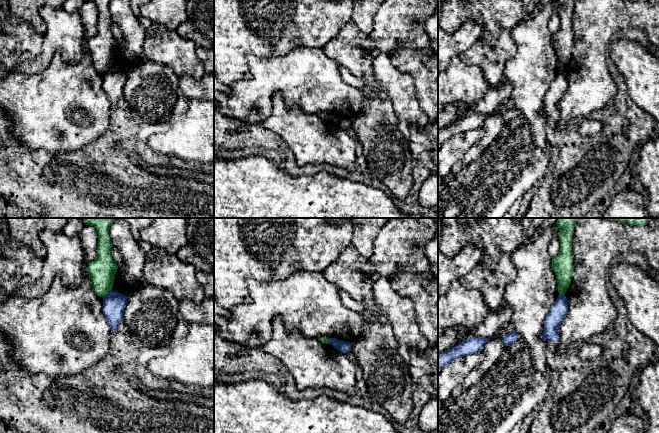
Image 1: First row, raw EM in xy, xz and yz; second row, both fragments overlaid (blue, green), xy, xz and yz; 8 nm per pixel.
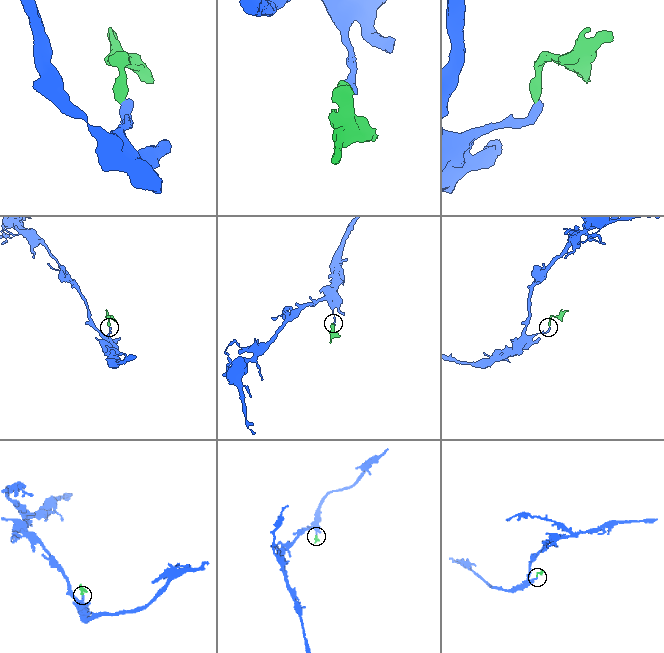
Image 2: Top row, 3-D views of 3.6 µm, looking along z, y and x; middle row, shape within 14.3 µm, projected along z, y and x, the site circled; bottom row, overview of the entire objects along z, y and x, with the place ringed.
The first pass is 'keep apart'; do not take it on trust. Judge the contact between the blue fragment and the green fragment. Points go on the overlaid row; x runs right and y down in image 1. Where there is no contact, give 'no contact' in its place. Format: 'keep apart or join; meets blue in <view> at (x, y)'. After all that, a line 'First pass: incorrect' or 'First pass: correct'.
keep apart; meets blue in xy at (106, 295)
First pass: correct

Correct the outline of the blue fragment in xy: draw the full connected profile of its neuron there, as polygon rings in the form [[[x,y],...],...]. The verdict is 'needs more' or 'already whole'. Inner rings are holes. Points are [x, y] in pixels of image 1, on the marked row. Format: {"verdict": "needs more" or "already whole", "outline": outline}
{"verdict": "already whole", "outline": [[[115,291],[103,297],[102,311],[111,327],[111,333],[115,332],[118,325],[124,321],[123,312],[127,305],[127,298],[126,295]]]}

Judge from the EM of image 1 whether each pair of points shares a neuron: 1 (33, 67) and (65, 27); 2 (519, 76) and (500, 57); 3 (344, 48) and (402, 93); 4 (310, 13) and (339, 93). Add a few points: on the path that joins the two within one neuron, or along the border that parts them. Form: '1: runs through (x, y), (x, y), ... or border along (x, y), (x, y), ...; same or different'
1: runs through (43, 57), (60, 37); same
2: border along (514, 40), (516, 53), (506, 62), (503, 79); different
3: border along (380, 52), (373, 60), (372, 82), (384, 92); different
4: border along (297, 47), (321, 48); different

